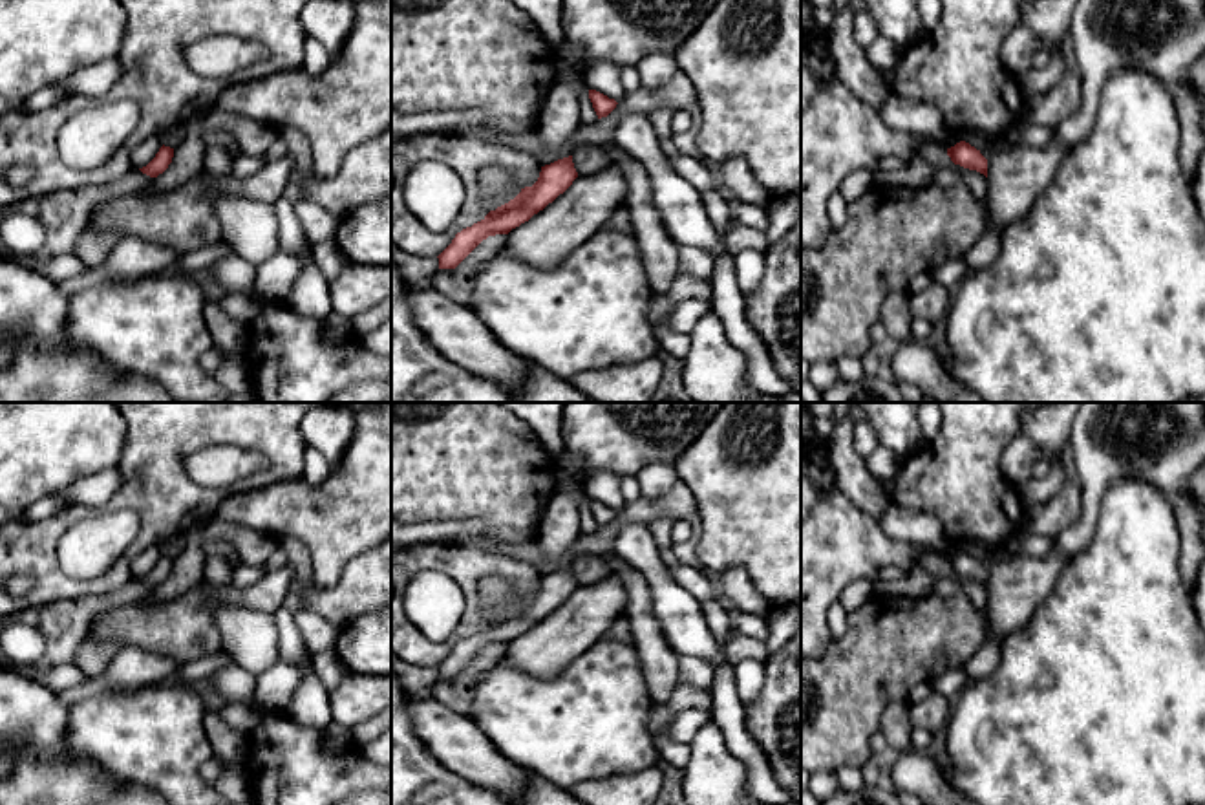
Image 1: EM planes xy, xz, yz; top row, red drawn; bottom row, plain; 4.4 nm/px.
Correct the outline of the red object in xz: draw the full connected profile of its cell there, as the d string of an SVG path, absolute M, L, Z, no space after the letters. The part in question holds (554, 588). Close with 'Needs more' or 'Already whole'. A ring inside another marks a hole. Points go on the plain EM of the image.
M572 565L541 576L539 587L532 596L521 598L514 609L457 642L452 653L437 666L439 679L455 679L488 646L508 644L528 631L563 604L576 587Z. Already whole

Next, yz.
M965 551L956 553L954 556L947 558L947 565L954 574L960 574L969 580L976 580L987 587L987 569Z. Already whole

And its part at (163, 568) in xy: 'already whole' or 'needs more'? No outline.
already whole

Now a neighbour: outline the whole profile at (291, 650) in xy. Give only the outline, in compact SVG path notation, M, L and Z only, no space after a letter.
M280 606L274 611L274 622L276 622L278 639L280 639L278 657L282 662L296 668L296 664L305 655L305 646L304 646L300 629L294 622L294 613L289 611L285 606Z

